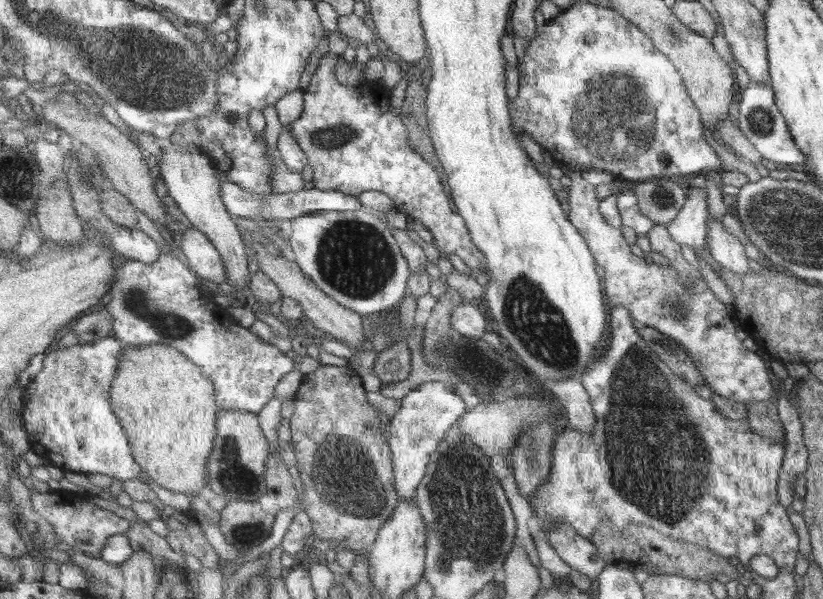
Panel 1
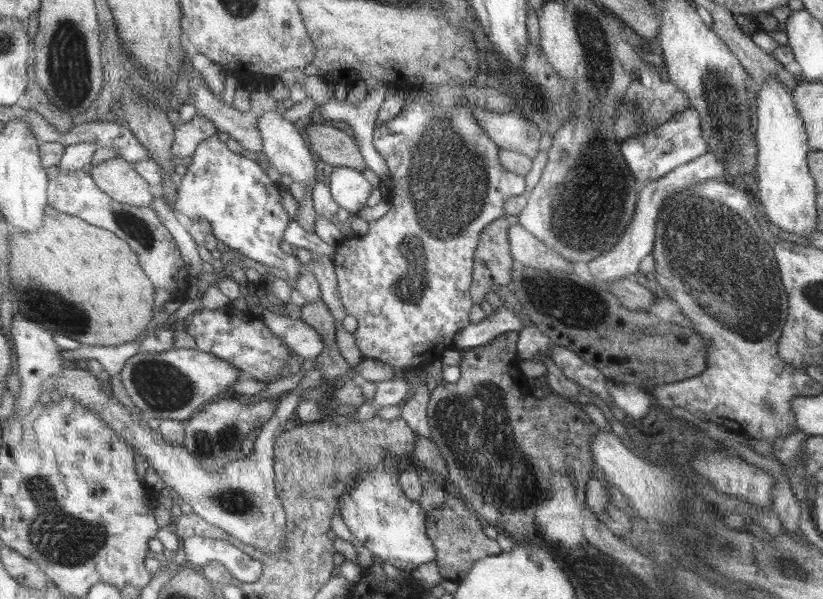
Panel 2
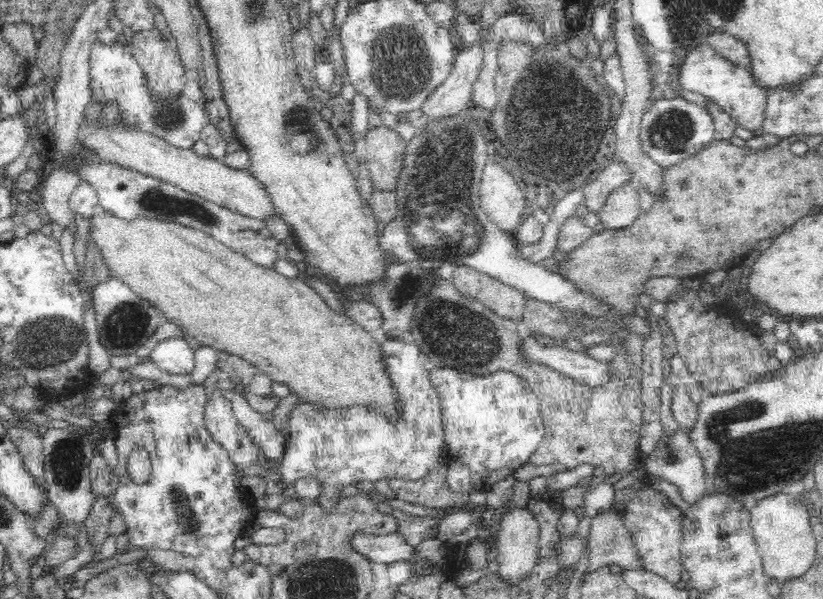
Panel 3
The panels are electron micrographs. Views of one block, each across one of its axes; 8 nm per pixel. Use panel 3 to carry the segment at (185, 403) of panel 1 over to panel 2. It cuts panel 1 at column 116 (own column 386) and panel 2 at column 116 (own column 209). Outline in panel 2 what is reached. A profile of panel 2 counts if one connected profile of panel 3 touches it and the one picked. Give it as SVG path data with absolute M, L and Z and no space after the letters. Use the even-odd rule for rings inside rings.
M49 204L41 230L31 232L11 224L9 252L13 276L11 288L19 310L31 320L49 328L53 334L71 336L83 346L123 346L141 338L155 322L155 282L145 272L139 252L135 252L135 248L115 232L99 228L79 216L61 212Z

